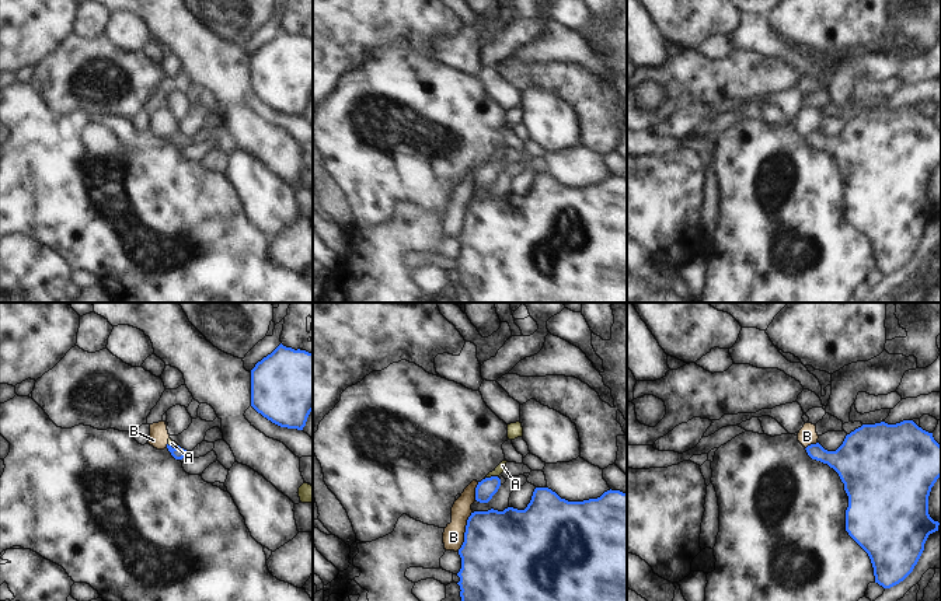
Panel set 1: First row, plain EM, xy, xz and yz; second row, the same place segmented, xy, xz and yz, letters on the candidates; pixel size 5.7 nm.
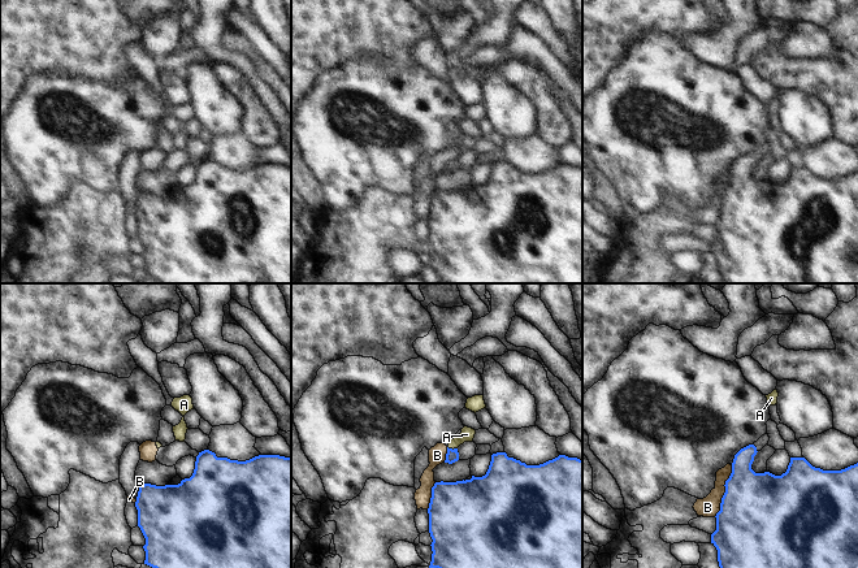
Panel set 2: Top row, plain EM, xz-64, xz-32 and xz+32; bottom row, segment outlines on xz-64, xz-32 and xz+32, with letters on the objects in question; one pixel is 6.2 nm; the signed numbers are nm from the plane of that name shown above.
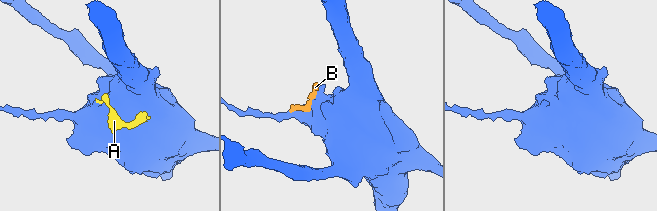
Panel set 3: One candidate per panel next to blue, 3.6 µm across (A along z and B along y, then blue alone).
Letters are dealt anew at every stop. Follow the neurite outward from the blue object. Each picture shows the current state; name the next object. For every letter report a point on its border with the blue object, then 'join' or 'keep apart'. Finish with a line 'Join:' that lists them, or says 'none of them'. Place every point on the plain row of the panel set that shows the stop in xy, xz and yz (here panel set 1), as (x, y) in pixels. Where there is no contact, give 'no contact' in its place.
A: contact xz (491, 163); keep apart
B: contact xz (466, 217); keep apart
Join: none of them

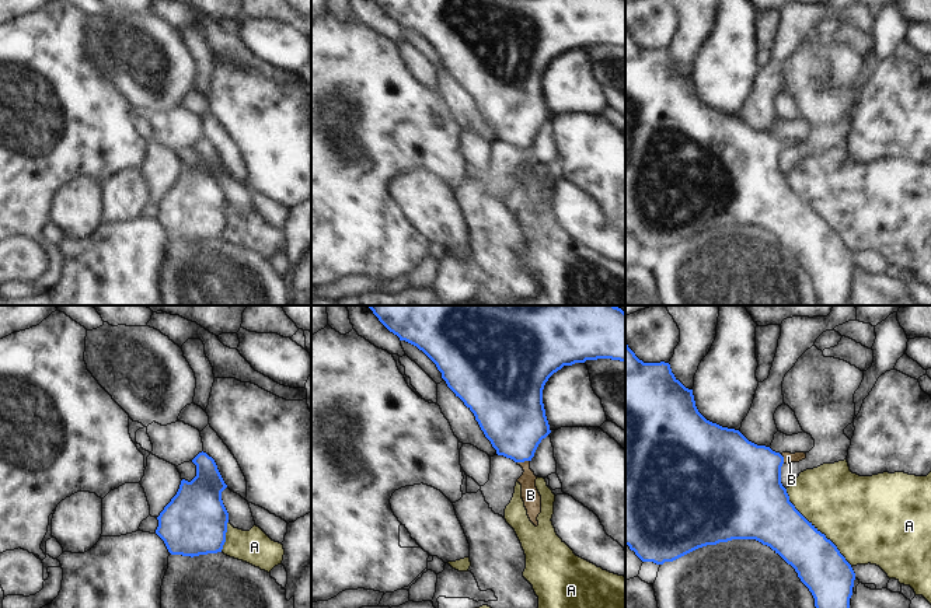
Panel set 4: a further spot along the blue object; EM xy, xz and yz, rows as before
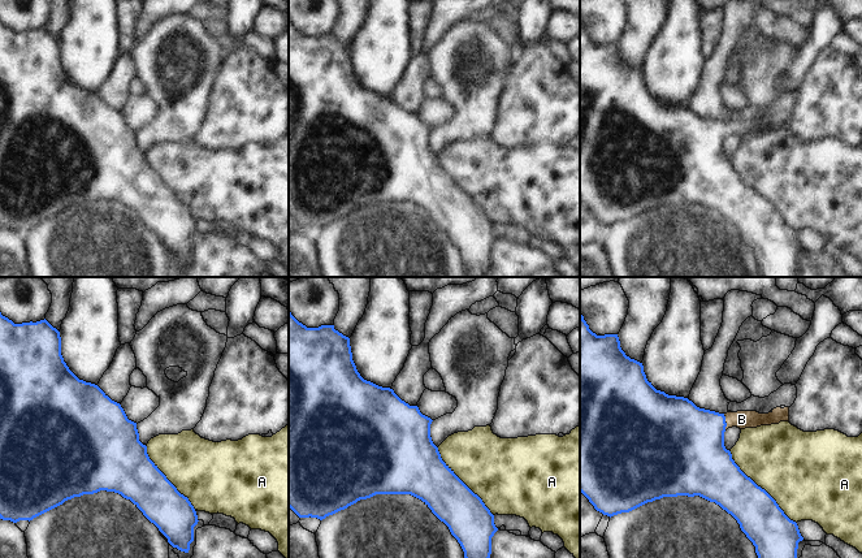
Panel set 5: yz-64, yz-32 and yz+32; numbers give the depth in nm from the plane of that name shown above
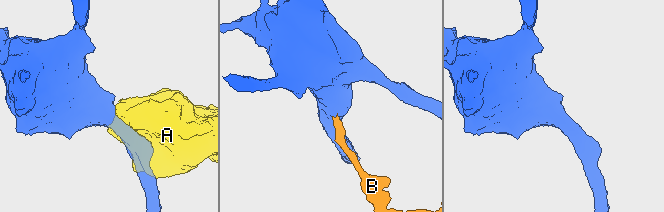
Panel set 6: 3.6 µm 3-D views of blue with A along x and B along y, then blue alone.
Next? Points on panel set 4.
A: contact yz (816, 215); keep apart
B: contact xz (523, 147); join
Join: B

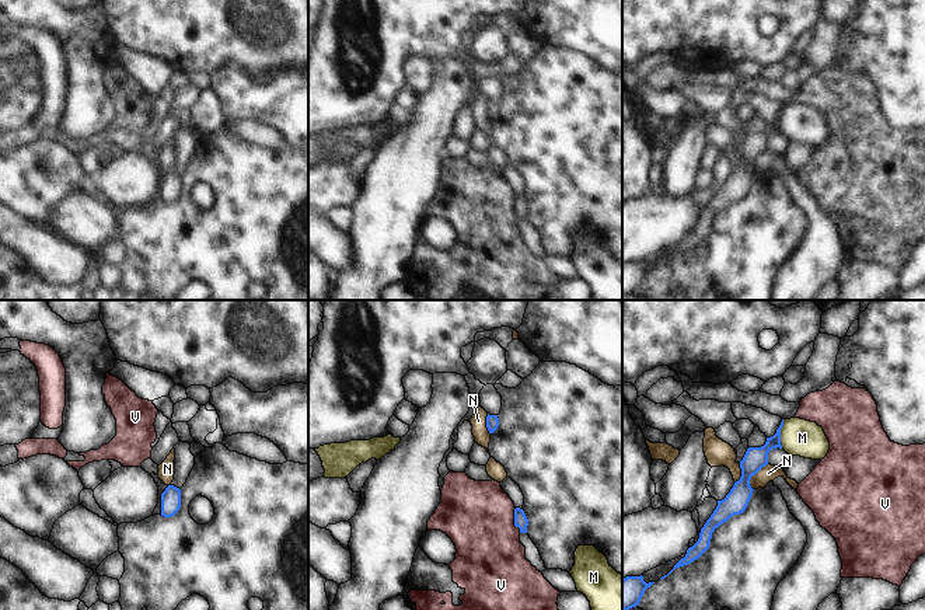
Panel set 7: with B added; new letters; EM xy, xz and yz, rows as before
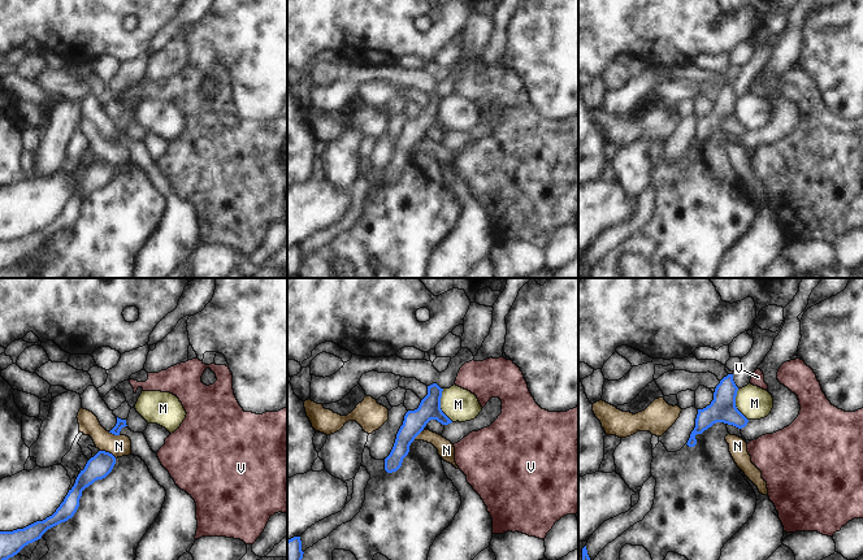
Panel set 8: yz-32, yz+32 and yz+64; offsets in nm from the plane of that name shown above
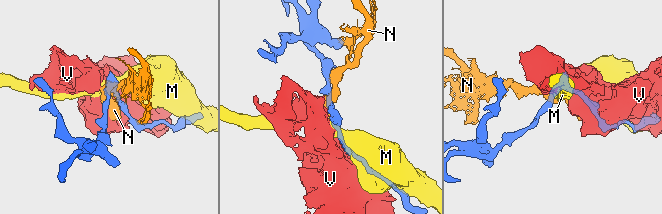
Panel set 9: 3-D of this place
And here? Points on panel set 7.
M: contact yz (779, 119); keep apart
N: contact yz (753, 160); keep apart
V: contact xz (515, 206); keep apart
Join: none of them

